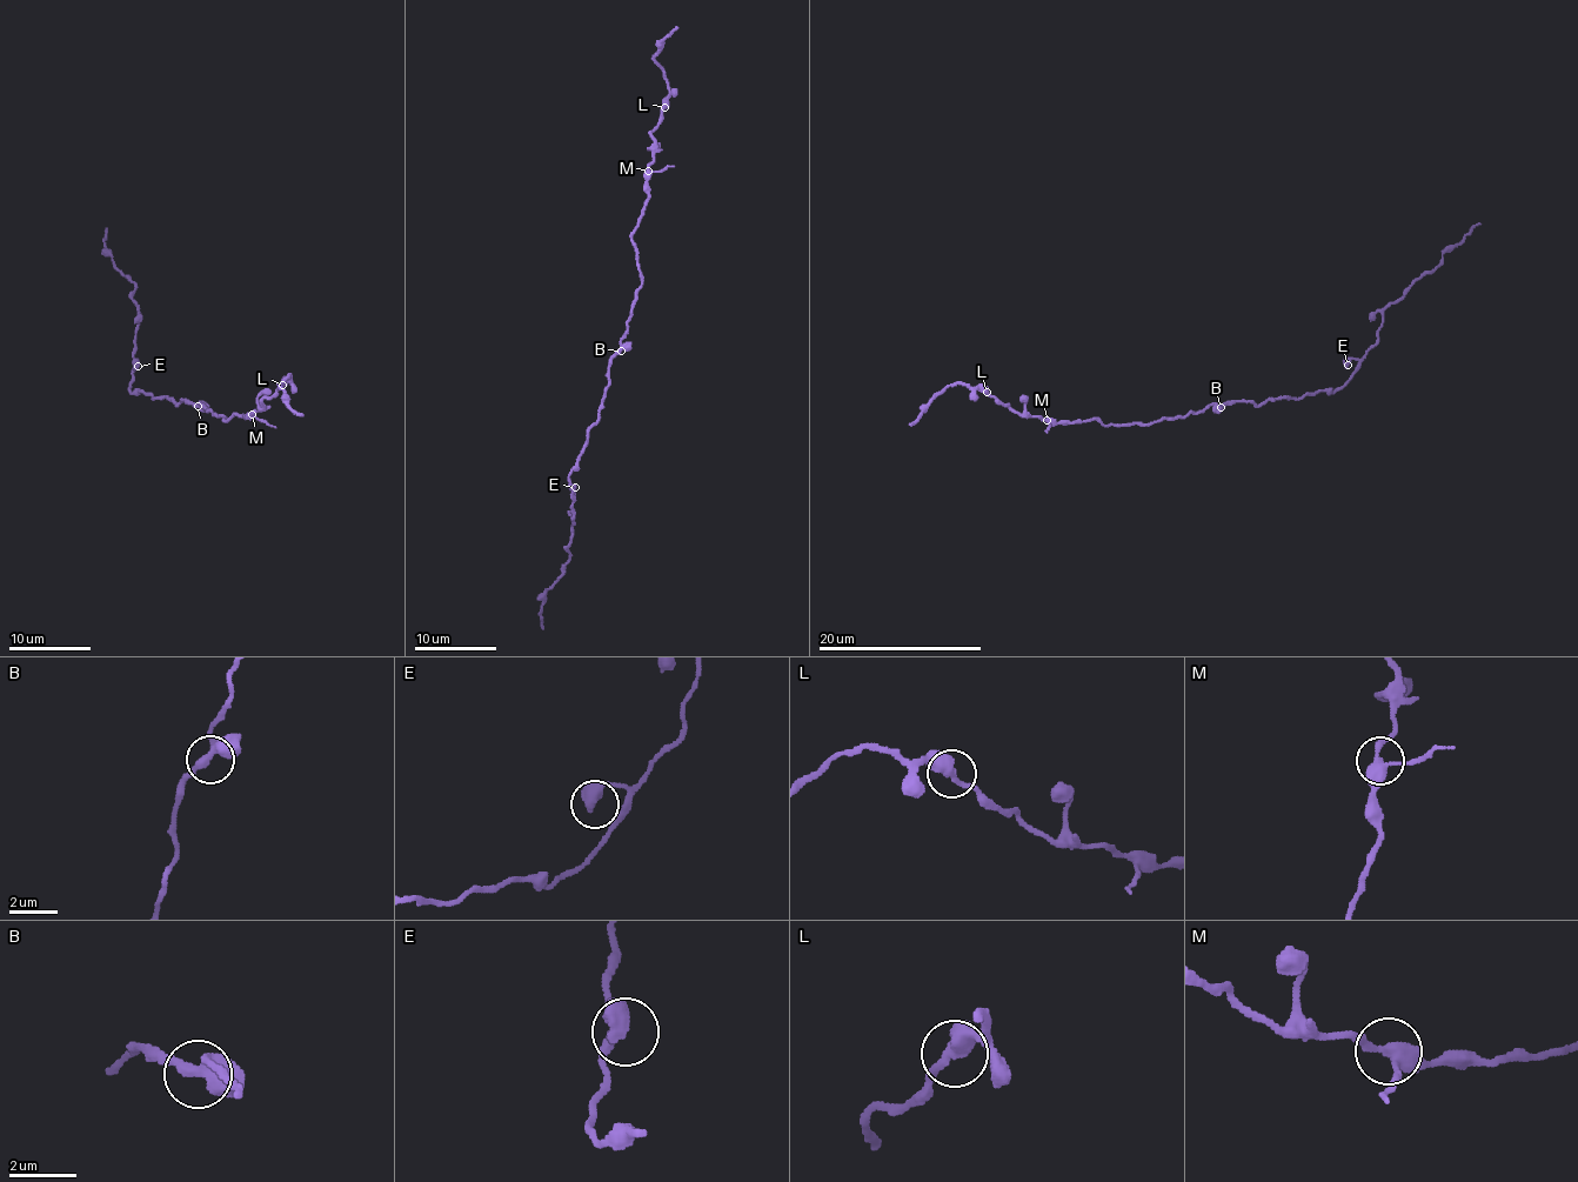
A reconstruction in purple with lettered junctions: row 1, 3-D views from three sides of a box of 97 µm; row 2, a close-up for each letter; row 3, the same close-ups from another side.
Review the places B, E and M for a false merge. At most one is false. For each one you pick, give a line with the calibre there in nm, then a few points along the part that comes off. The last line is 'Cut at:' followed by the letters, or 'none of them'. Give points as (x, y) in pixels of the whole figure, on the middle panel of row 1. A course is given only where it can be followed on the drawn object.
Cut at: none of them

